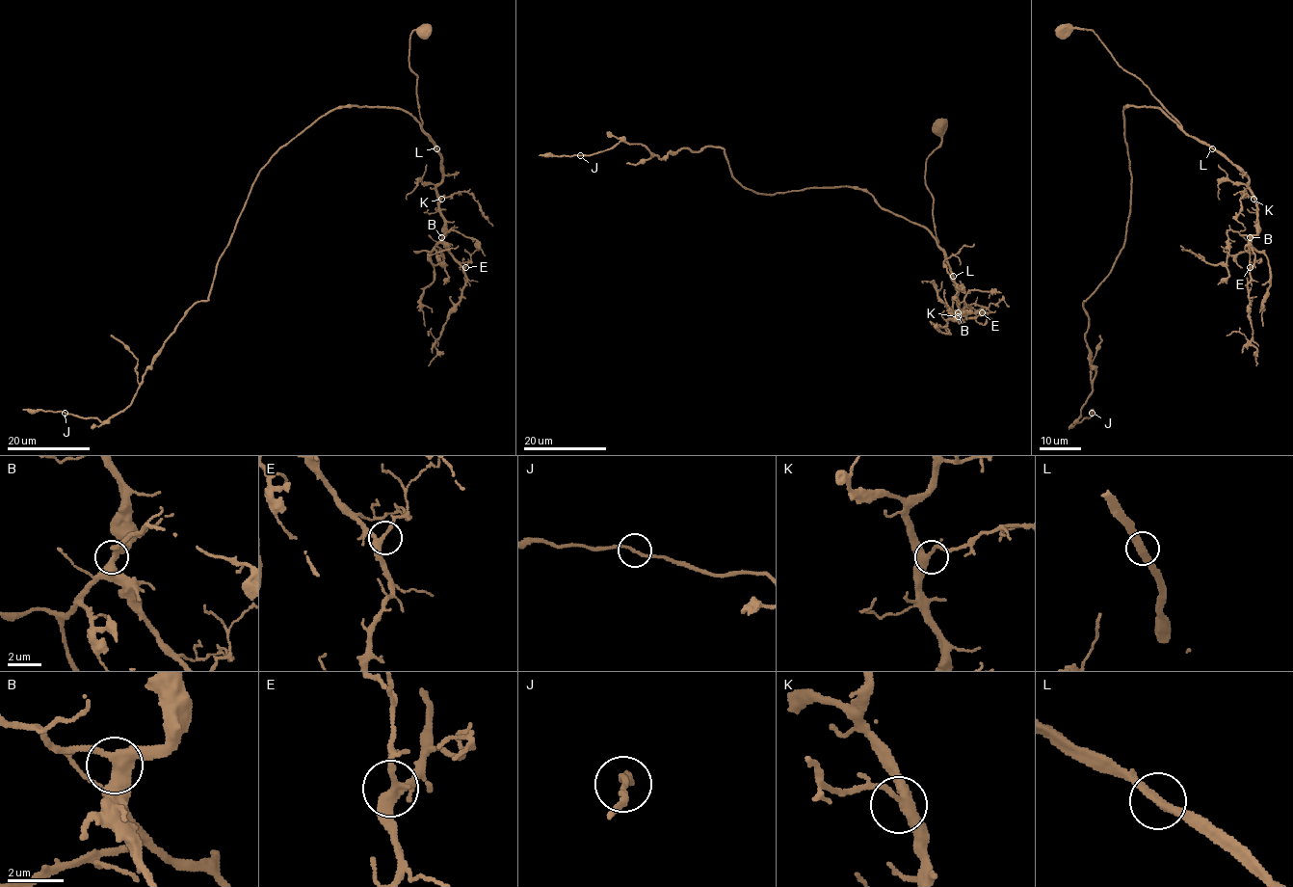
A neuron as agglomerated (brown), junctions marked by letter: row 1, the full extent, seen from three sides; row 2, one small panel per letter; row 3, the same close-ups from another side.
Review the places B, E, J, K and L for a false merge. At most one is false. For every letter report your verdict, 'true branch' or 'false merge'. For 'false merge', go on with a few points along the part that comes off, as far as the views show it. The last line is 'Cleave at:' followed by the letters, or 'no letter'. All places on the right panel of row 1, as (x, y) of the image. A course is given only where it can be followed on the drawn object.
B: true branch
E: true branch
J: true branch
K: true branch
L: true branch
Cleave at: no letter

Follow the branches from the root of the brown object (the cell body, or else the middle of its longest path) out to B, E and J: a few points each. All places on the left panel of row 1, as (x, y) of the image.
B: (423, 30), (410, 35), (409, 67), (417, 75), (422, 129), (440, 157), (441, 237)
E: (423, 30), (410, 35), (409, 67), (417, 75), (422, 129), (440, 157), (442, 244), (465, 267)
J: (423, 30), (409, 57), (422, 123), (345, 106), (283, 145), (208, 299), (132, 402), (104, 421), (65, 413)

